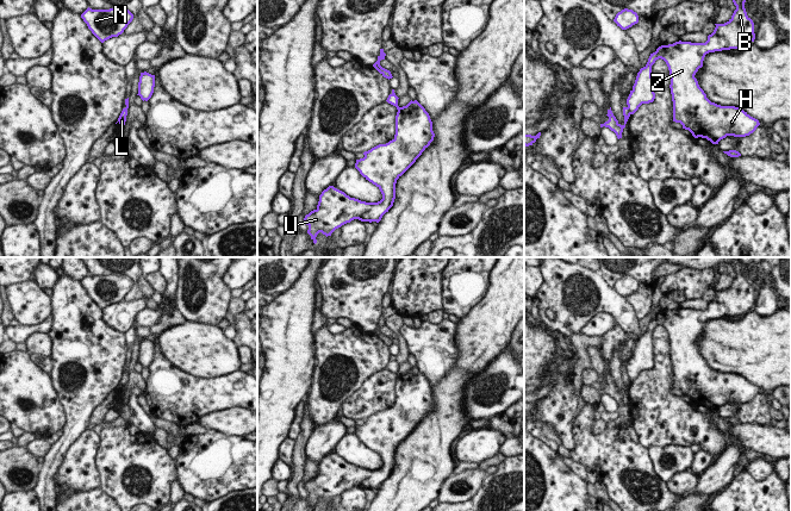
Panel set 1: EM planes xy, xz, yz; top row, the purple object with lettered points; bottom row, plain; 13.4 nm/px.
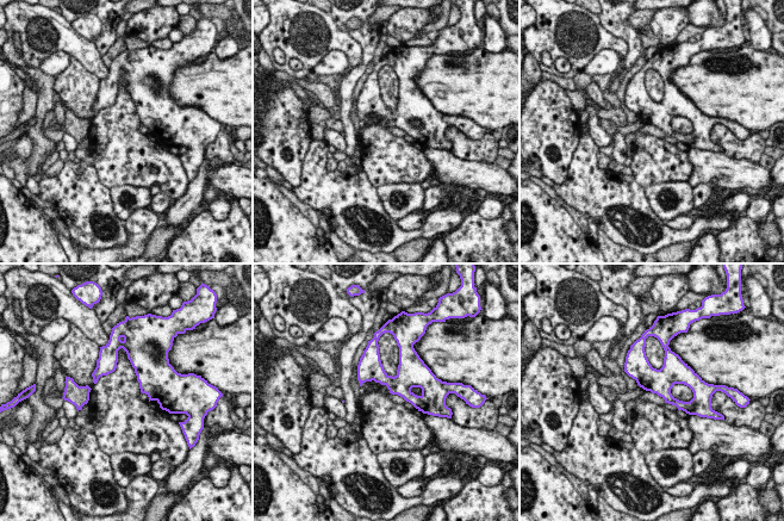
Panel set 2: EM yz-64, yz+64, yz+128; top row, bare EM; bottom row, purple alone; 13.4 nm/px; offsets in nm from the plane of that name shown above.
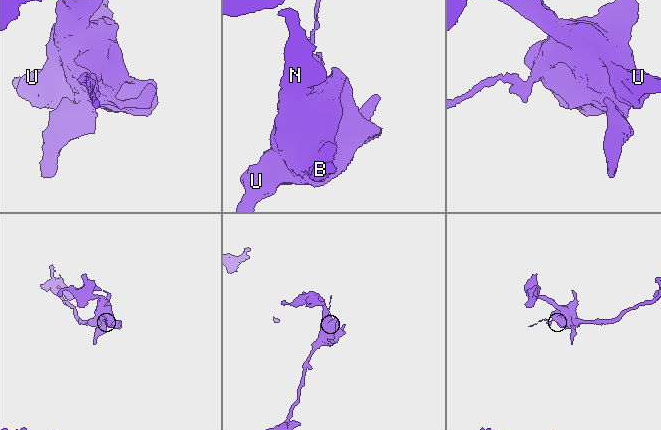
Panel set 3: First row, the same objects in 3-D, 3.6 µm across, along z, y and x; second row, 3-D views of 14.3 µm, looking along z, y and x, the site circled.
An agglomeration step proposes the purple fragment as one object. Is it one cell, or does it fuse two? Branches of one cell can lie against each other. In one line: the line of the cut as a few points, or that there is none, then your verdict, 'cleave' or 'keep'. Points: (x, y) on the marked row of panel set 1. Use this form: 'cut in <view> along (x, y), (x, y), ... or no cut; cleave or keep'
cut in yz along (626, 107), (630, 113); cleave

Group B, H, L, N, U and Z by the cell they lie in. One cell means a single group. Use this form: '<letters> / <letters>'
B H N U Z / L

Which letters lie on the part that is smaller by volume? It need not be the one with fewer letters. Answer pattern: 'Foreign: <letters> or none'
Foreign: L

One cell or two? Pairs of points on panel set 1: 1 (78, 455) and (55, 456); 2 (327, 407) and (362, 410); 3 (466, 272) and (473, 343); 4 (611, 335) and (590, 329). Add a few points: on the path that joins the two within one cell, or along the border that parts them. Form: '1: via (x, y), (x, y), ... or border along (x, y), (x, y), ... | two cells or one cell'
1: border along (80, 435), (63, 456), (55, 474), (55, 484) | two cells
2: border along (361, 384), (342, 404) | two cells
3: border along (486, 288), (485, 295), (463, 317), (459, 318) | two cells
4: border along (616, 323), (605, 334) | two cells

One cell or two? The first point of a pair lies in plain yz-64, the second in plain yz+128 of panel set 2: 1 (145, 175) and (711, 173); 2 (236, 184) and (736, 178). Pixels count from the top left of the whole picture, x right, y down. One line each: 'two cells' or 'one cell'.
1: two cells
2: one cell

